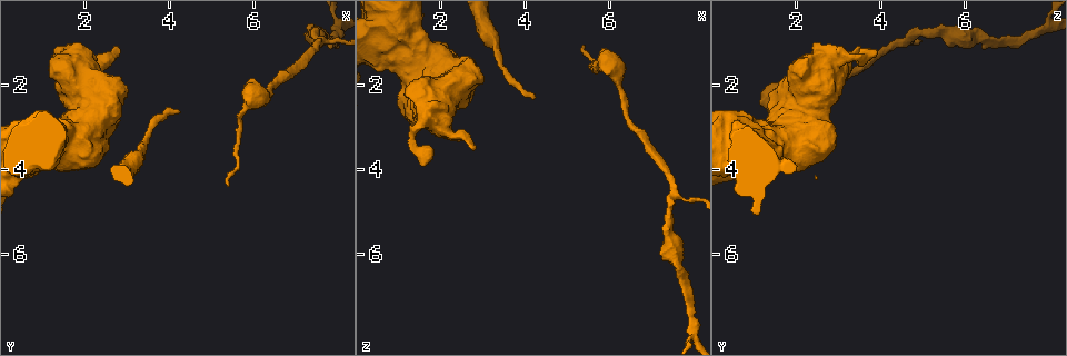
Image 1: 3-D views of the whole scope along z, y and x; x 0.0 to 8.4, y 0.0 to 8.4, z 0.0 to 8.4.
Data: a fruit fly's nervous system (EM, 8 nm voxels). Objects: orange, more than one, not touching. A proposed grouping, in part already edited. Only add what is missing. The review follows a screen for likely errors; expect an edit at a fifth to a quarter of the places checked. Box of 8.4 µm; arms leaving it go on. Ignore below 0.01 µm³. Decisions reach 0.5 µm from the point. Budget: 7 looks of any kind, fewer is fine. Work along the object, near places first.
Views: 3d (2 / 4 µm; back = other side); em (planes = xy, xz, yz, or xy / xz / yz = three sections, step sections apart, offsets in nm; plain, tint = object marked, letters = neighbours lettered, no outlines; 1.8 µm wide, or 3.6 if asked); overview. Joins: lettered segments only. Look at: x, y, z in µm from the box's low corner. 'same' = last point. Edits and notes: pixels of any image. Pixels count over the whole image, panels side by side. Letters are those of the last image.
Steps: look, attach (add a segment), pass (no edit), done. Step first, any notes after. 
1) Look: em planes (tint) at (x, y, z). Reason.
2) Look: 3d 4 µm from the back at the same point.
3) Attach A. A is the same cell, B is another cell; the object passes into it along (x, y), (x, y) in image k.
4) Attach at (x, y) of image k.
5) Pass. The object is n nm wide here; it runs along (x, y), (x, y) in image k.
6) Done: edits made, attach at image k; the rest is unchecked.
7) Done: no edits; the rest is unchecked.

Look: 3d 4 µm at (4.30, 2.65, 2.25). Thin end.

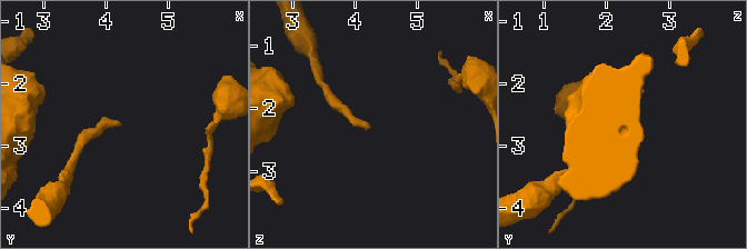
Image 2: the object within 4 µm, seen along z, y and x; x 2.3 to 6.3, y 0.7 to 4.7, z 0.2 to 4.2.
Look: em planes (letters) at (4.25, 2.65, 2.25).

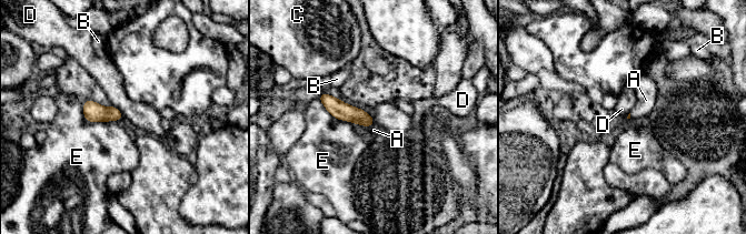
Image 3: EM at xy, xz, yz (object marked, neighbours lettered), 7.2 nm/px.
Attach A. A is the same cell, B, C, D and E are other cells; the object passes into it along (340, 110), (371, 124), (374, 130) in image 3; it goes on there.

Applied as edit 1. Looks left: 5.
Look: 3d 4 µm at (2.80, 1.20, 3.55). Free end.

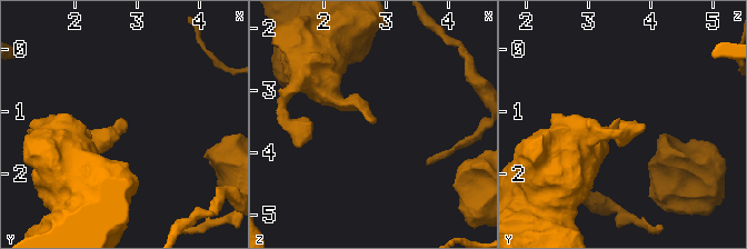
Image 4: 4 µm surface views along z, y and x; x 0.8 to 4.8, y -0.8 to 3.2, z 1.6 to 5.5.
Look: em yz step 4 (letters) at (2.85, 1.15, 3.55).

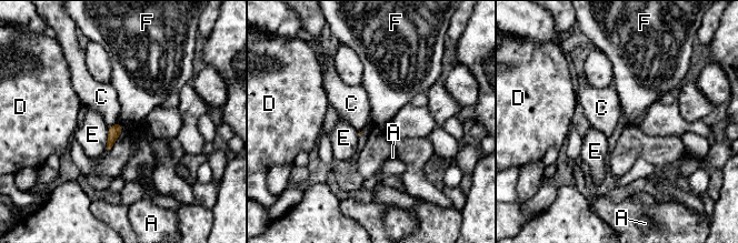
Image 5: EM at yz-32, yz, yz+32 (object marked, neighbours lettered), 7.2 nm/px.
Pass. A, C, D, E and F are other cells; a border runs along (118, 122), (122, 129) in image 5; no lettered segment goes on from it.

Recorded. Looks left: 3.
Look: em xy step 4 (tint) at (7.65, 0.90, 6.40). Calibre changes.

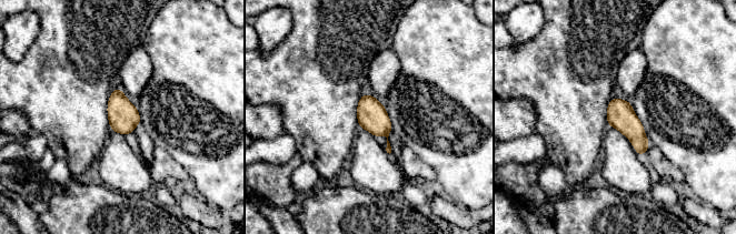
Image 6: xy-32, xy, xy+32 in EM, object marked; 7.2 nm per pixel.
Look: em planes (letters) at the same point. Another direction.

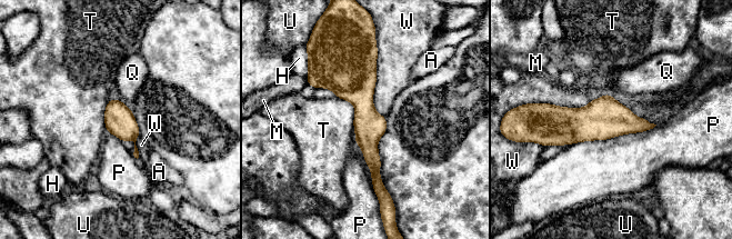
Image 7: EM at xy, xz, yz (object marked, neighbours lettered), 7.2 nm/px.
Pass. A, H, M, P, Q, T, U and W are other cells; a border runs along (655, 125), (642, 131), (570, 145) in image 7; no lettered segment goes on from it.

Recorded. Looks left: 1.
Done: edits made, attach at image 3; the rest is unchecked.

